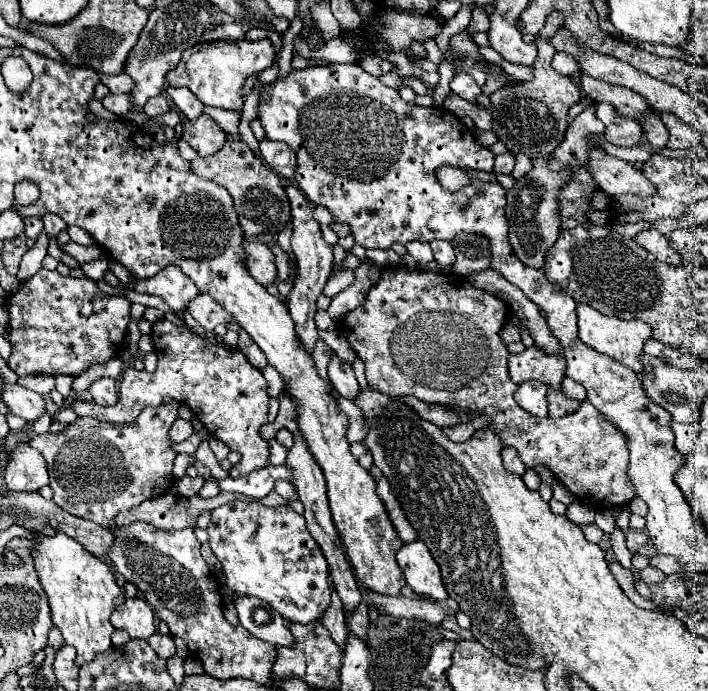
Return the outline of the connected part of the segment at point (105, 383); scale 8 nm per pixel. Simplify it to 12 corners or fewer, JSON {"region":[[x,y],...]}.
{"region":[[98,379],[88,387],[98,405],[118,399],[114,379]]}

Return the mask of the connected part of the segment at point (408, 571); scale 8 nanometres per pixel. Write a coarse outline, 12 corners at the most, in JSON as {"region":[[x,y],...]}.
{"region":[[406,543],[396,561],[406,583],[446,599],[440,567],[428,547]]}

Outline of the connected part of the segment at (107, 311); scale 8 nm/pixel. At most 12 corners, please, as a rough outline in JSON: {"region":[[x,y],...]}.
{"region":[[40,269],[6,303],[18,375],[118,355],[130,301]]}

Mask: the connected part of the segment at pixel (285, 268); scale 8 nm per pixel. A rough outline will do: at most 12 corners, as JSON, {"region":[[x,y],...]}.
{"region":[[278,243],[270,249],[276,255],[278,281],[294,279],[296,265],[290,265],[288,255],[280,249]]}

